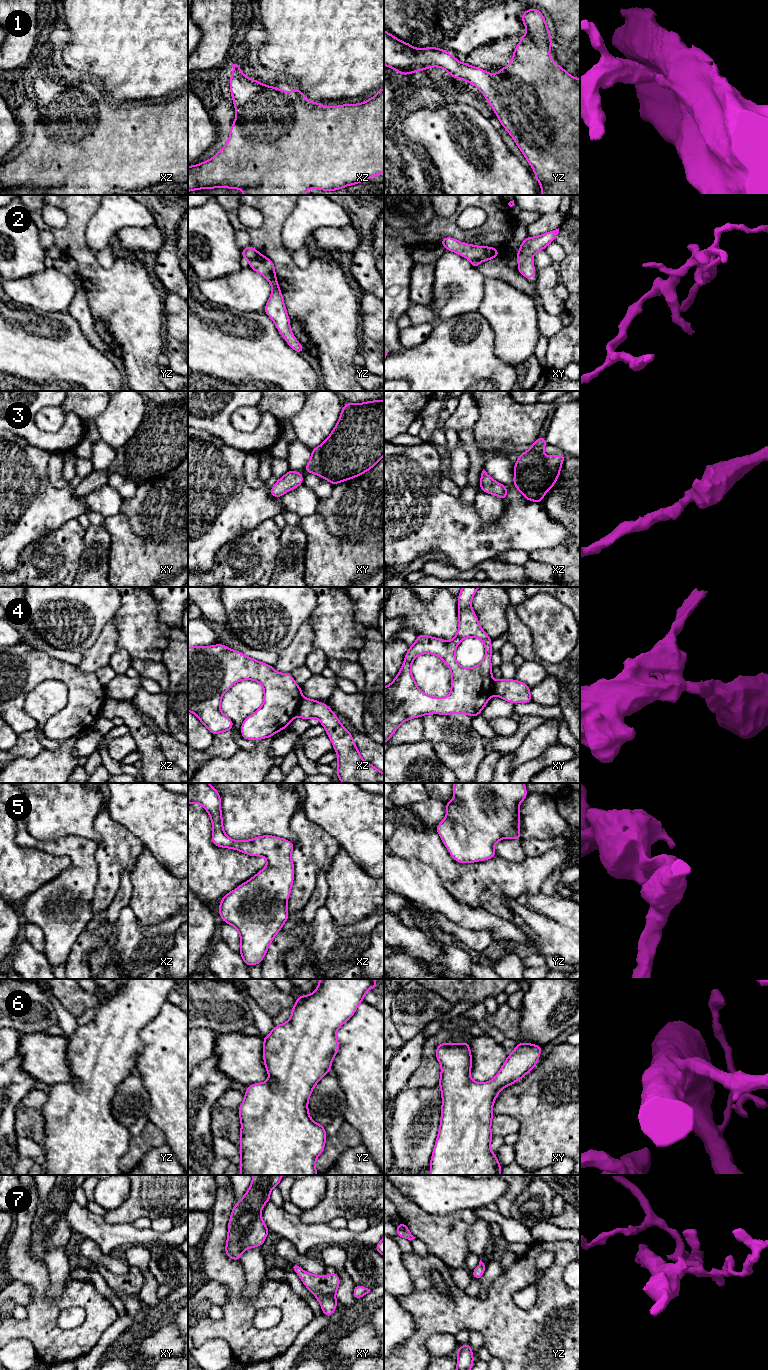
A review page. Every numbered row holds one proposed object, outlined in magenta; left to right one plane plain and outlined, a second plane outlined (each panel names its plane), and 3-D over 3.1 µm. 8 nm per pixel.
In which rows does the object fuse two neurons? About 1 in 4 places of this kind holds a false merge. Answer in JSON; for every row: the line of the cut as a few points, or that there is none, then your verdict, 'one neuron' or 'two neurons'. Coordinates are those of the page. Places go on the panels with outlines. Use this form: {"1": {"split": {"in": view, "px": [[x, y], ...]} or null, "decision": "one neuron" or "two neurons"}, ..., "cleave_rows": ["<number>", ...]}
{"1": {"split": null, "decision": "one neuron"}, "2": {"split": {"in": "yz", "px": [[259, 253], [249, 261]]}, "decision": "two neurons"}, "3": {"split": null, "decision": "one neuron"}, "4": {"split": {"in": "xz", "px": [[303, 698], [296, 715]]}, "decision": "two neurons"}, "5": {"split": null, "decision": "one neuron"}, "6": {"split": null, "decision": "one neuron"}, "7": {"split": null, "decision": "one neuron"}, "cleave_rows": ["2", "4"]}

